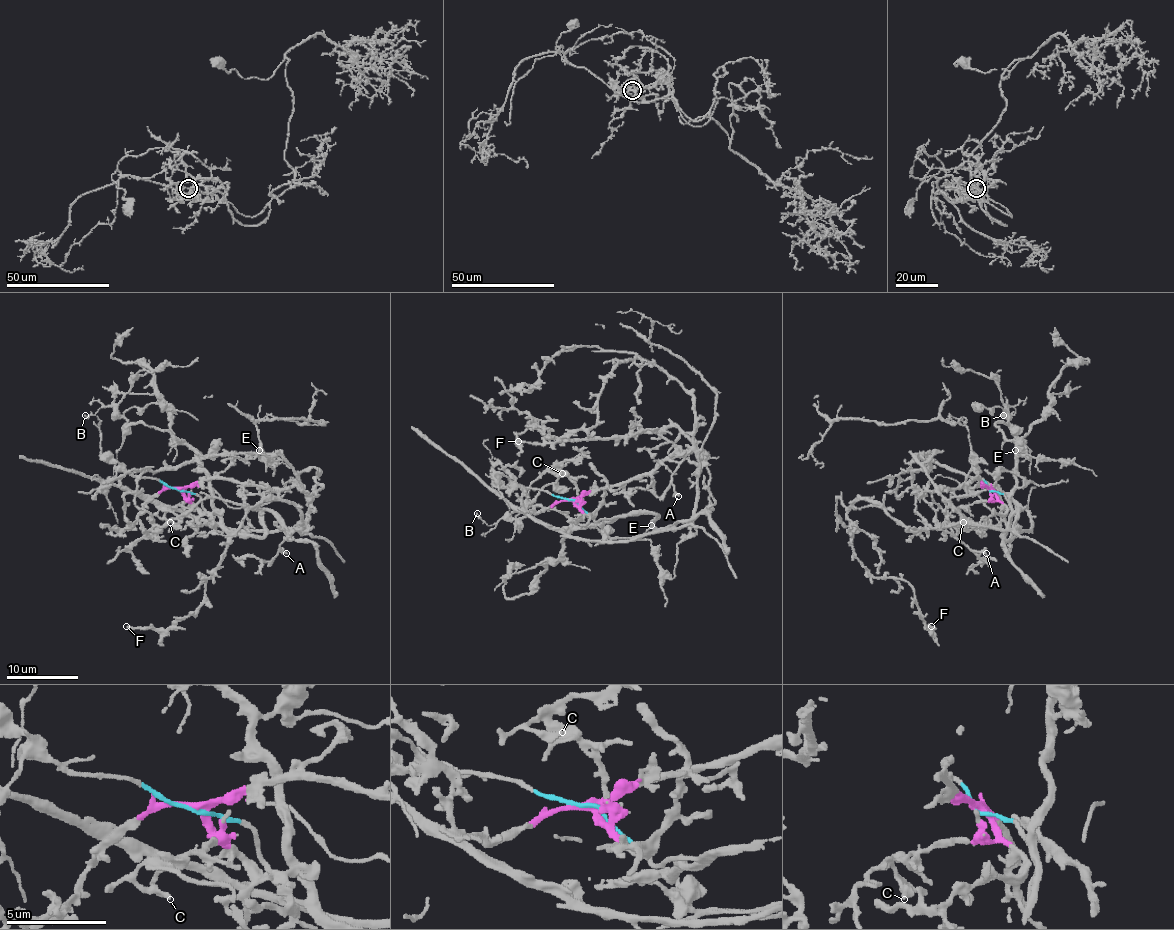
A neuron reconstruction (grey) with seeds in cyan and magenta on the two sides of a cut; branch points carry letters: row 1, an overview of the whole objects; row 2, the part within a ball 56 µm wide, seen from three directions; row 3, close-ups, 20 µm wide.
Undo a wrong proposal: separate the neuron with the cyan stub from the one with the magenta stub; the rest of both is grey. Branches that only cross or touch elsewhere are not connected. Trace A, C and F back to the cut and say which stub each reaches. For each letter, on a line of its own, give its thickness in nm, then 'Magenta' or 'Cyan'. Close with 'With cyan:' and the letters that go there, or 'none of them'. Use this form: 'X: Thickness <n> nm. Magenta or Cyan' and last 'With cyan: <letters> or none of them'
A: Thickness 320 nm. Magenta
C: Thickness 260 nm. Magenta
F: Thickness 240 nm. Magenta
With cyan: none of them

